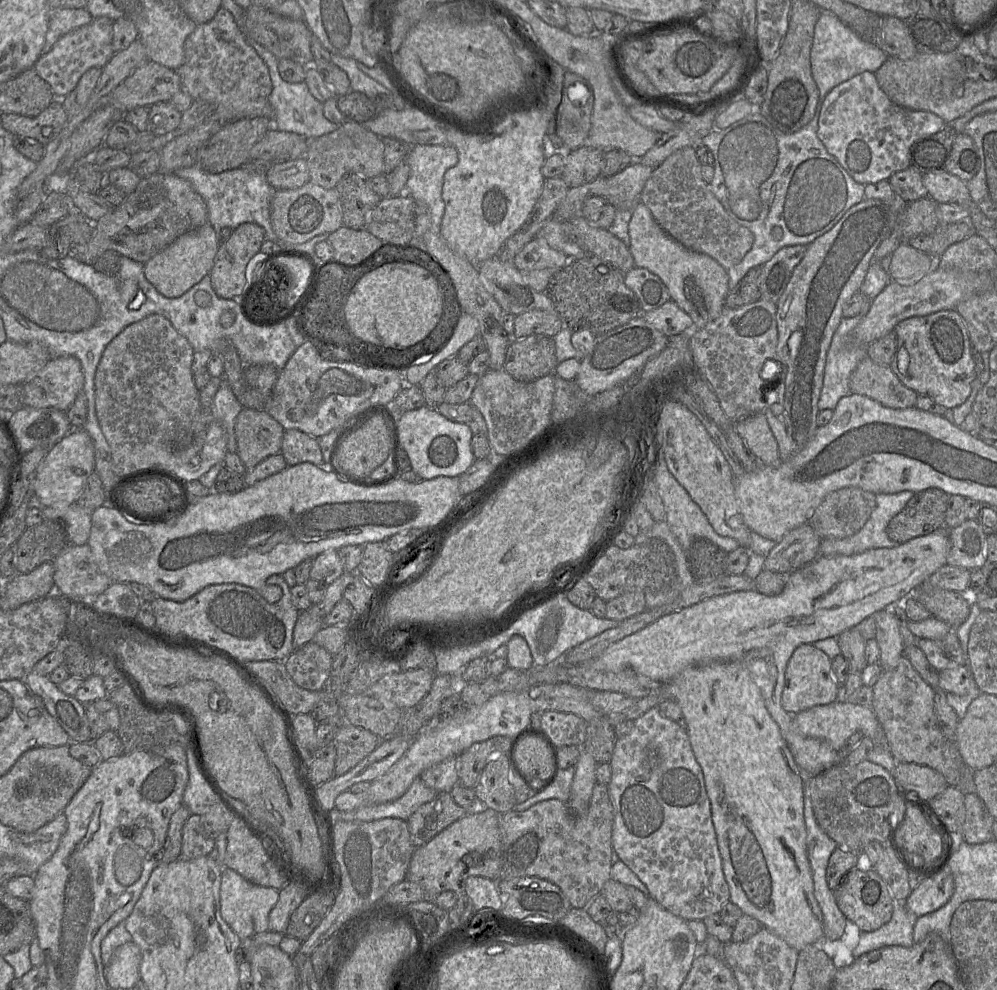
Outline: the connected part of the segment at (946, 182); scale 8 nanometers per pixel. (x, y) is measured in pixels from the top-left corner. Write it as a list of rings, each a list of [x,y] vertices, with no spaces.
[[[946,171],[922,174],[928,196],[936,203],[953,203],[968,208],[973,202],[966,182]]]

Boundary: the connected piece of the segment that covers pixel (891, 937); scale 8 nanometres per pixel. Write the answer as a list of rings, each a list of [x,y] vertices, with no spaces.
[[[895,900],[889,922],[877,930],[861,933],[852,952],[854,959],[886,946],[911,947],[914,944],[913,930],[917,919],[918,916],[906,907],[905,900]]]

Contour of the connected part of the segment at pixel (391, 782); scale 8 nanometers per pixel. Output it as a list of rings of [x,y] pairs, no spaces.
[[[528,690],[509,691],[498,693],[480,705],[466,706],[460,713],[447,719],[435,720],[412,740],[405,754],[387,773],[371,782],[367,791],[358,794],[342,792],[335,800],[335,808],[345,812],[394,801],[408,790],[424,770],[447,758],[458,757],[473,744],[494,736],[507,736],[510,737],[510,741],[518,738],[532,726],[533,712],[534,700],[529,696]]]

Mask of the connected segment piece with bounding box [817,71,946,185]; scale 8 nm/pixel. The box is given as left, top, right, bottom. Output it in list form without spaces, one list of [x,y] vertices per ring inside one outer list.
[[[864,71],[835,86],[826,95],[818,120],[817,136],[829,154],[834,156],[847,173],[863,185],[888,180],[898,171],[910,166],[910,149],[924,136],[939,132],[945,122],[930,111],[912,110],[893,103],[880,88],[875,73]]]

